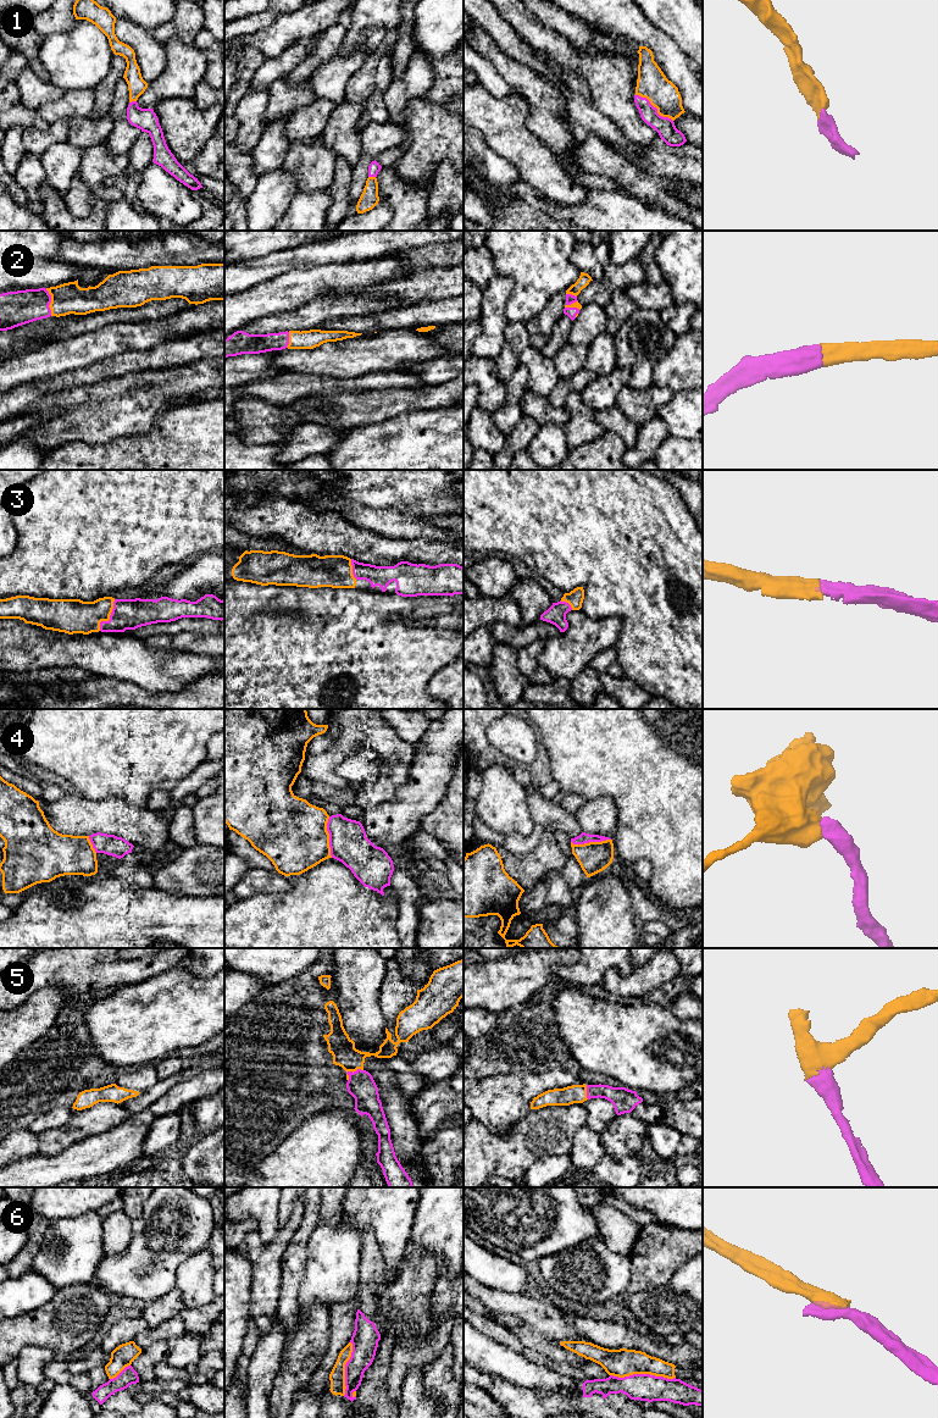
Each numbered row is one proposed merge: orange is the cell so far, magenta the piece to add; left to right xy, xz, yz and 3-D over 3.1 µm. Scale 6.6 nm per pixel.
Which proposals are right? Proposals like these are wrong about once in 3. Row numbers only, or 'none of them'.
1, 2, 3, 5

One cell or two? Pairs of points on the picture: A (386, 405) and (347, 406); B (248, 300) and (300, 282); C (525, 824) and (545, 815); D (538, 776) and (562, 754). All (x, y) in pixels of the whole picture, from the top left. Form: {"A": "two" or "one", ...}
{"A": "one", "B": "one", "C": "two", "D": "two"}

